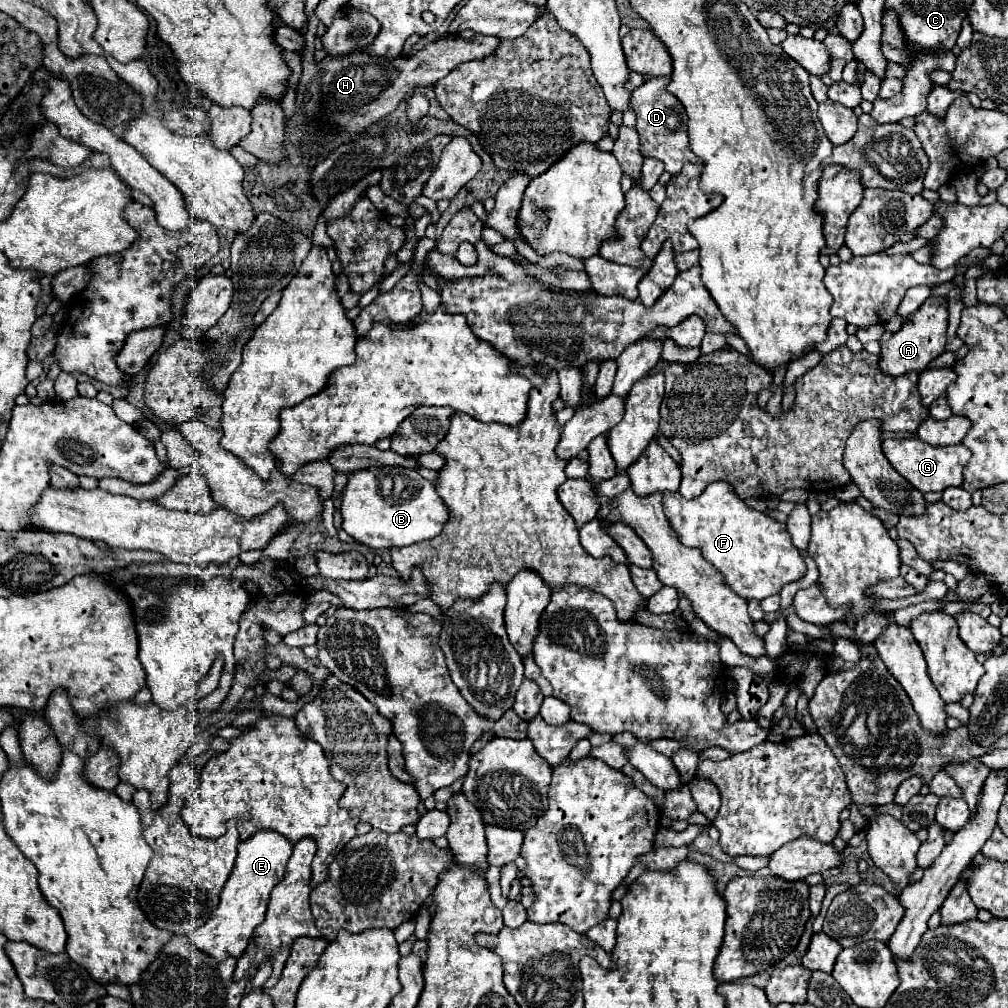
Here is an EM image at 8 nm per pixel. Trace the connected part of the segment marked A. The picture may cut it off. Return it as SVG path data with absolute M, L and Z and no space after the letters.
M928 297L924 305L912 315L910 323L902 325L886 343L882 343L882 353L878 367L886 375L902 375L908 371L924 371L930 361L944 353L946 347L946 327L948 327L948 303L944 297Z

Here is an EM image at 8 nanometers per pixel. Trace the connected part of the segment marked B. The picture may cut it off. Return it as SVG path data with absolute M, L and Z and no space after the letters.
M374 467L374 471L352 471L348 483L342 491L342 529L354 537L358 543L364 543L372 549L384 547L404 547L424 539L432 539L442 531L446 523L446 505L436 493L432 481L418 475L416 469L410 467Z

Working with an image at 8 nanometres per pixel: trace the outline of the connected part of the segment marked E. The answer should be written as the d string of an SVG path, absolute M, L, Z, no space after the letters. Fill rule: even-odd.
M258 831L258 835L252 835L248 841L240 841L234 871L220 893L220 905L212 917L190 935L192 945L216 959L240 957L254 927L264 921L270 891L284 879L292 851L294 845L286 843L282 835L274 835L274 831Z

